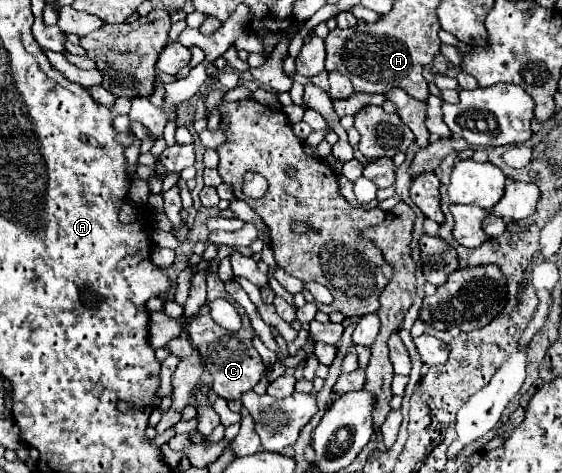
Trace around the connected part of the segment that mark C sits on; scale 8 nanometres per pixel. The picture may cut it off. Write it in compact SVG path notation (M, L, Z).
M203 305L199 309L199 313L195 313L193 317L189 317L185 321L185 331L187 331L187 337L189 341L193 343L193 347L197 347L207 371L211 373L213 377L213 383L211 383L211 391L223 399L239 399L241 393L253 389L261 375L265 373L265 363L261 361L259 353L255 351L253 347L253 329L251 329L251 323L249 323L249 317L245 315L243 307L237 305L237 311L243 319L243 327L239 329L239 333L229 333L225 329L221 329L209 315L209 307Z

